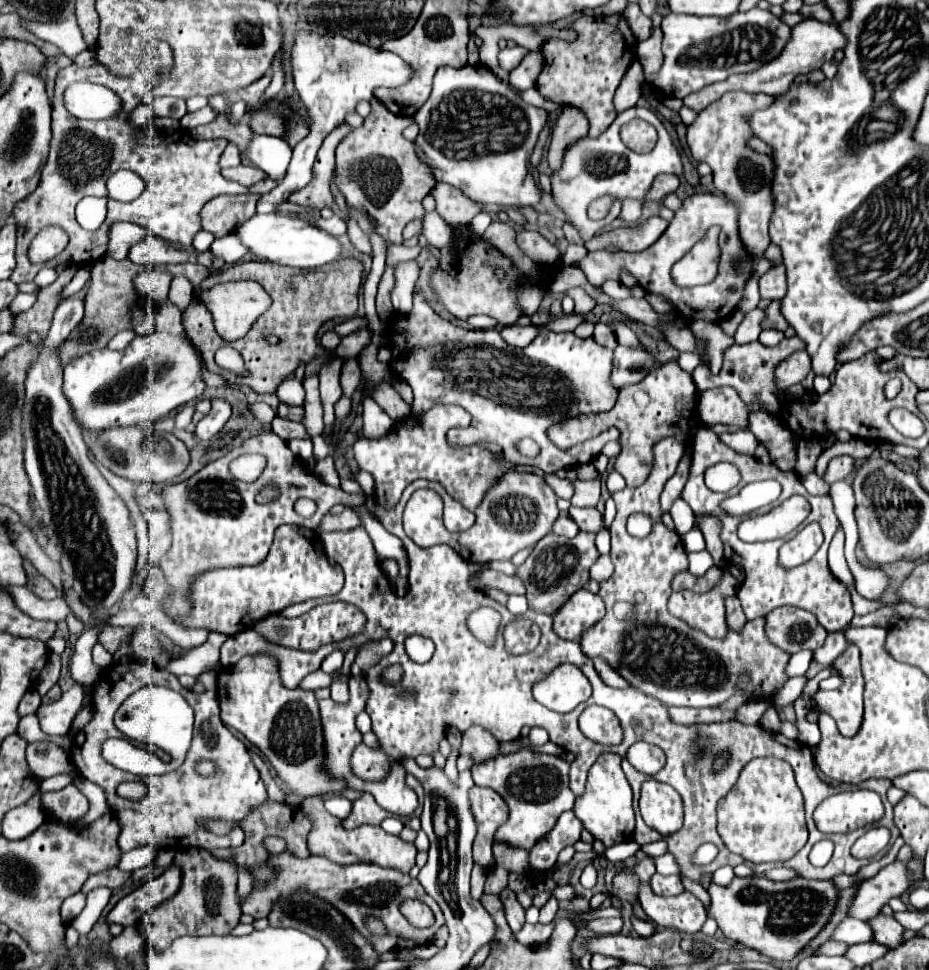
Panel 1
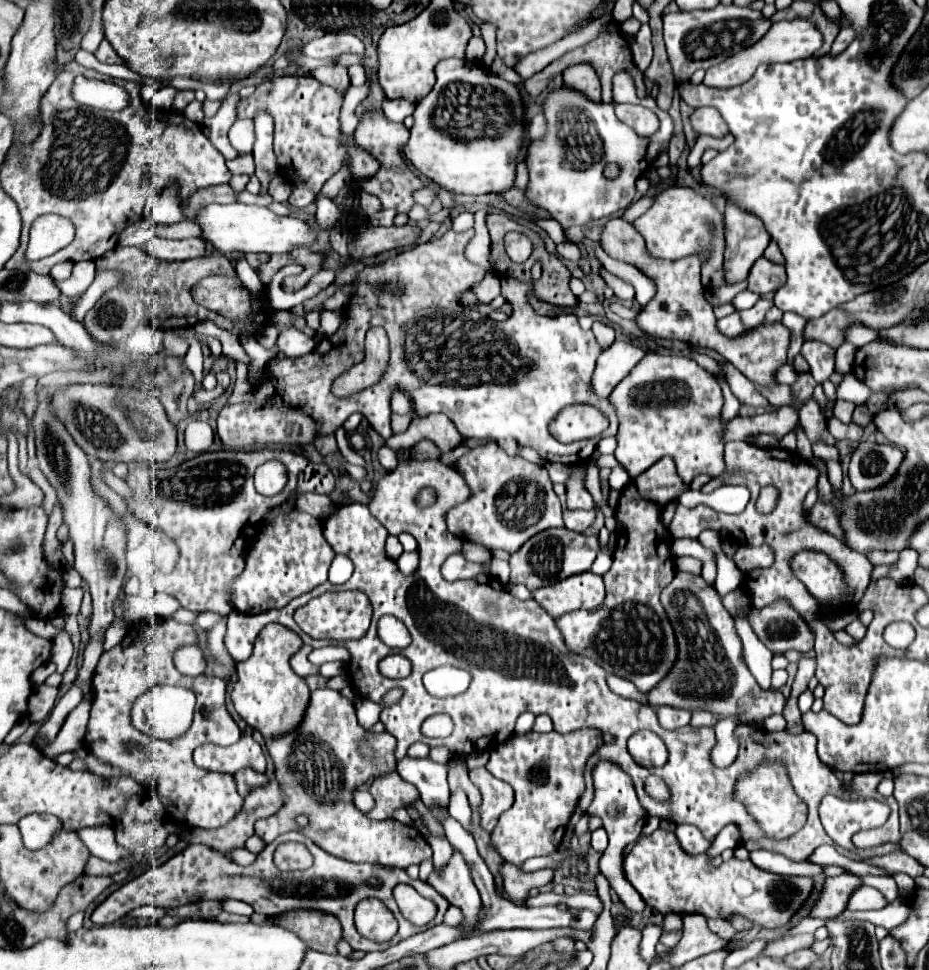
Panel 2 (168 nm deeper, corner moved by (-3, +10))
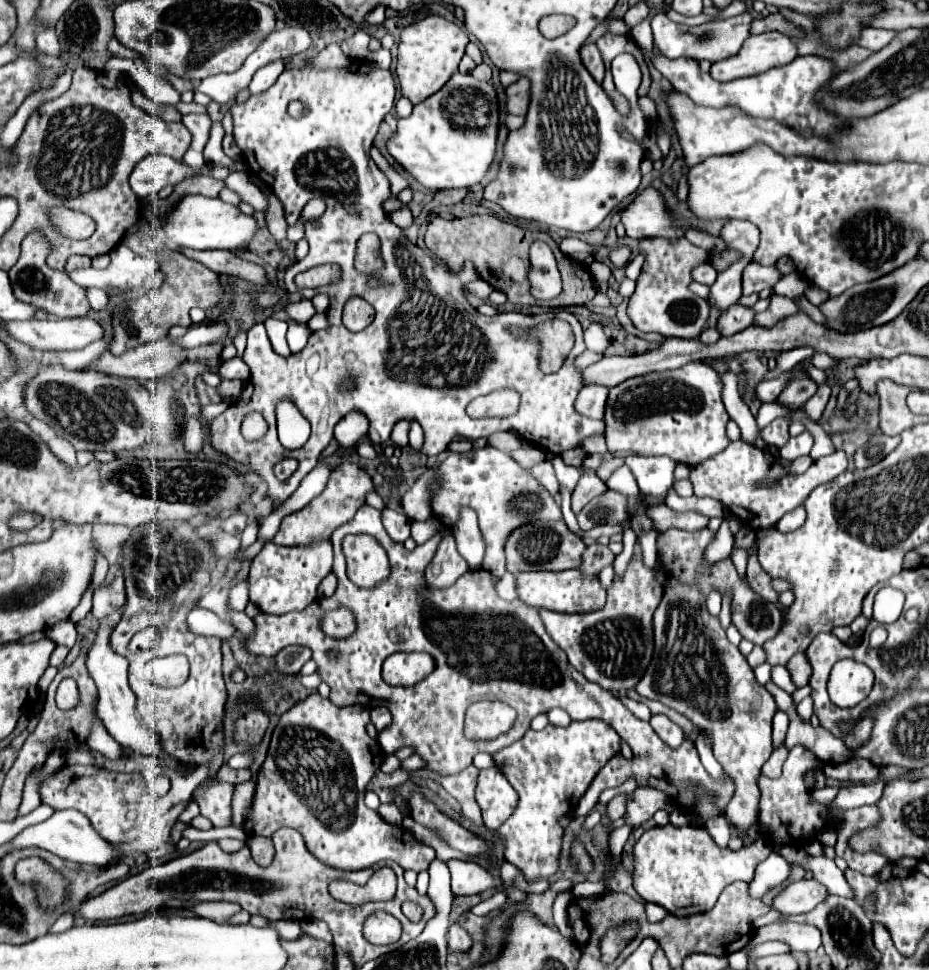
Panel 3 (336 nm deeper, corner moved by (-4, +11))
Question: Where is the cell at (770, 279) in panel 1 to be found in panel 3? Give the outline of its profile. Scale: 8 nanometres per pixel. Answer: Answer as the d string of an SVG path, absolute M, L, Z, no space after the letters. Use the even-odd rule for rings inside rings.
M751 261L745 269L743 269L743 279L741 279L741 287L743 287L743 295L751 295L751 293L759 293L765 287L773 287L783 275L779 273L777 267L765 267L759 265L755 261Z

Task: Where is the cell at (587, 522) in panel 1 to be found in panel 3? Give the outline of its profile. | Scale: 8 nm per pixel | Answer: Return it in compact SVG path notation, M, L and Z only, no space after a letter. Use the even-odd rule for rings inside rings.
M587 469L585 475L579 479L575 491L573 491L573 497L571 497L571 509L573 513L577 515L593 497L601 495L603 491L607 491L607 485L595 475L595 471Z

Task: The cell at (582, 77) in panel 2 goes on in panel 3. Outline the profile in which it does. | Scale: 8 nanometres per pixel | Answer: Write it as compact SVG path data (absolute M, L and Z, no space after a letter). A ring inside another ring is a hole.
M587 43L581 47L581 59L583 59L585 67L591 71L591 75L595 77L595 81L601 83L603 75L605 75L605 65L603 65L603 57L601 57L599 49L595 47L595 43Z

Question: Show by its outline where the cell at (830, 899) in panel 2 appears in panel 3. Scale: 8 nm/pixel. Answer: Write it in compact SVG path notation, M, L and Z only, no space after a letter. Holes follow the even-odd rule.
M803 879L789 883L781 893L777 893L771 907L785 915L799 915L815 909L815 905L819 905L825 897L827 889L821 883L817 883L815 879Z

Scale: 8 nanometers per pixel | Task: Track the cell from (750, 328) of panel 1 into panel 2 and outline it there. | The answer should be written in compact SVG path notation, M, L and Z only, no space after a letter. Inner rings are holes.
M734 312L734 314L730 314L730 316L722 318L722 320L718 320L718 328L726 336L738 336L738 334L742 334L746 330L744 324L742 324L742 320L740 320L740 316L738 316L738 312Z

